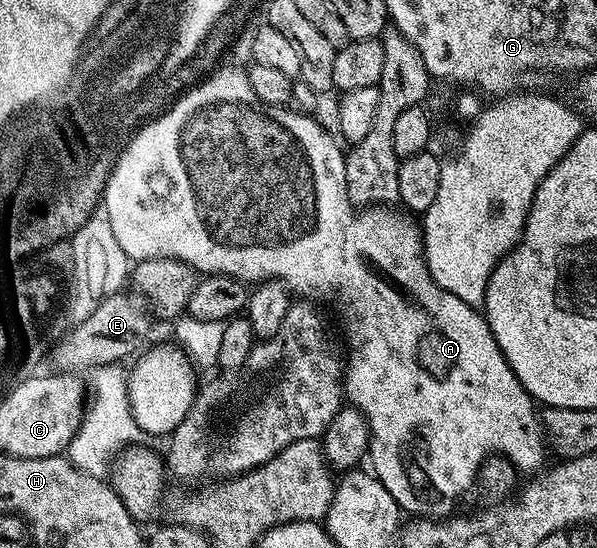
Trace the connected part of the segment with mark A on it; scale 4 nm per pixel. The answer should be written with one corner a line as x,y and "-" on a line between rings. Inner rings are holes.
218,68
192,89
186,89
167,112
142,124
121,152
117,166
109,172
103,194
103,215
111,223
111,231
115,231
115,239
119,239
119,247
123,247
130,262
174,257
201,275
222,273
246,283
282,281
298,298
312,299
317,303
326,301
333,308
334,315
341,320
341,329
345,332
347,356
344,358
344,396
352,408
359,410
369,420
368,464
373,464
372,472
383,483
383,487
391,491
395,503
406,514
413,513
409,515
417,519
441,519
452,514
454,509
449,501
463,496
472,487
473,480
478,480
482,463
494,455
507,458
513,468
522,474
540,470
547,450
542,414
533,396
526,391
523,383
519,383
515,371
511,371
499,343
495,343
495,335
485,321
484,312
463,303
463,299
455,299
451,291
443,291
443,287
431,279
423,256
423,233
418,222
416,225
413,222
416,220
408,212
397,207
365,207
355,211
347,195
345,153
337,146
338,138
333,138
315,118
296,113
293,107
262,107
251,87
248,72
244,68
225,68
-
437,493
445,501
437,501

